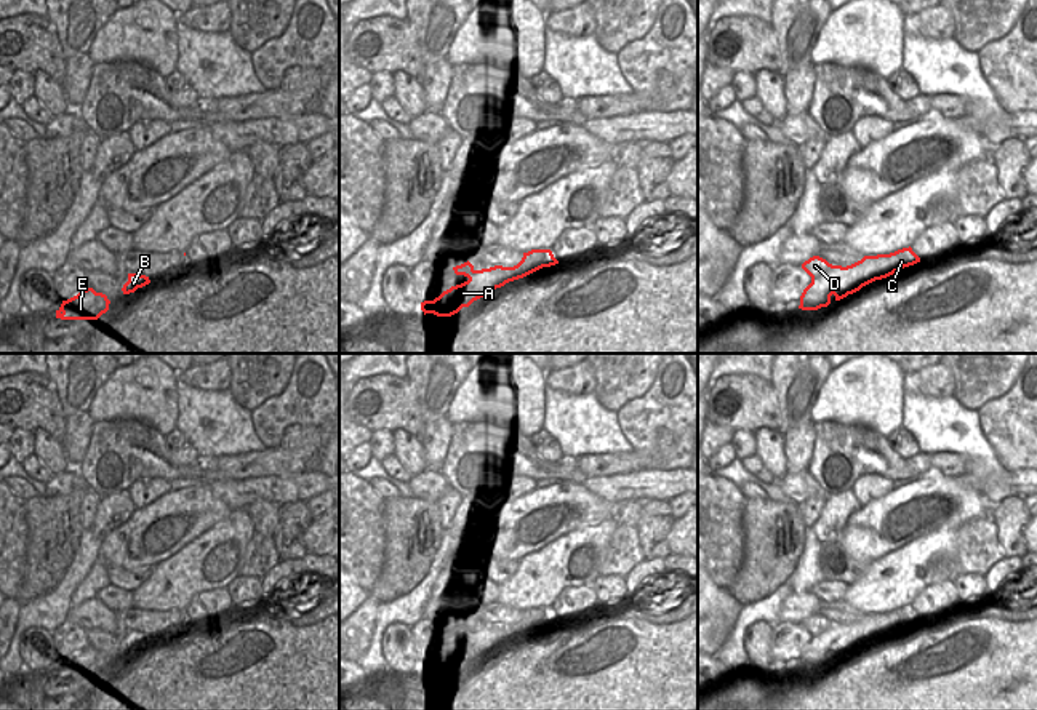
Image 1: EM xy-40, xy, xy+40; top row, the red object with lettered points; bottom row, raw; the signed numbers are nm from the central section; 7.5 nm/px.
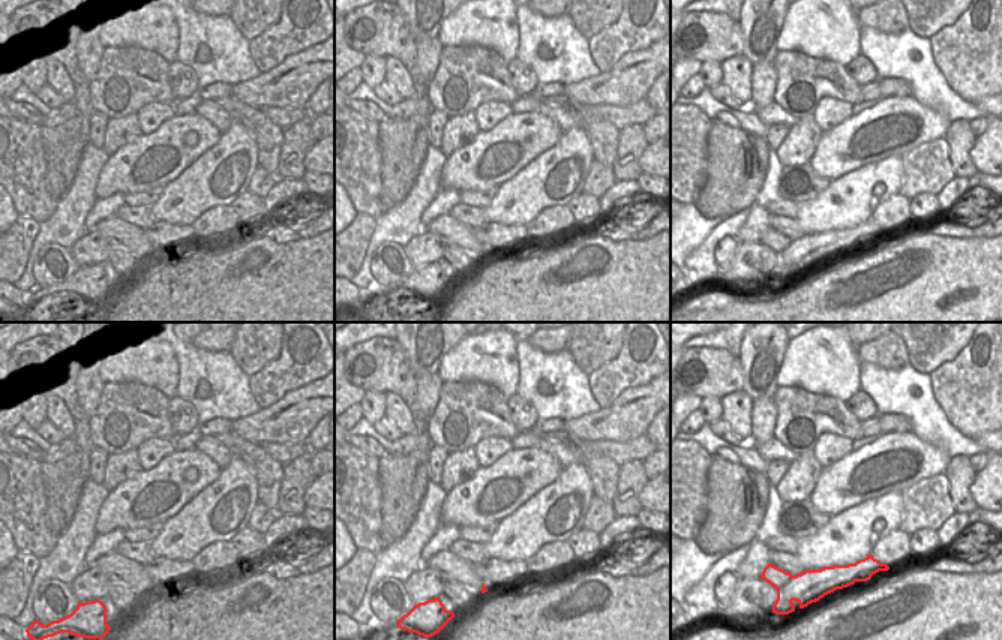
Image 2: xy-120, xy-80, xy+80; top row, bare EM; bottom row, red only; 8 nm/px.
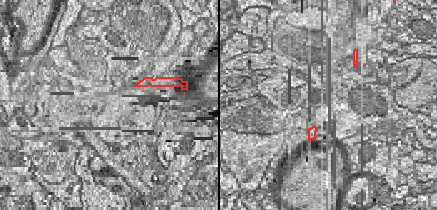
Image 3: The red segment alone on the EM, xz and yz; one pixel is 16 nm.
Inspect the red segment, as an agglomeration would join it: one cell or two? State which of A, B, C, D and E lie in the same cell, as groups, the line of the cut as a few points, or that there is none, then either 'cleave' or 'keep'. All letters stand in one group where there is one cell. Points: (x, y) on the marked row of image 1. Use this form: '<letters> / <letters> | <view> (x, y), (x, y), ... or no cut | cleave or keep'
A B C E / D | xy+40 (834, 266), (812, 279) | cleave

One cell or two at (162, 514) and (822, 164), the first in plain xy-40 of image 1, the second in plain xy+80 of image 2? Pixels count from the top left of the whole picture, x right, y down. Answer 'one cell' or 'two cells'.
one cell

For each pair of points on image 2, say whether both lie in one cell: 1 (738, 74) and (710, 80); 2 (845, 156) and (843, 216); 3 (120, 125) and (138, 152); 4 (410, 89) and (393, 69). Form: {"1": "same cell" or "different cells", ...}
{"1": "different cells", "2": "different cells", "3": "different cells", "4": "same cell"}

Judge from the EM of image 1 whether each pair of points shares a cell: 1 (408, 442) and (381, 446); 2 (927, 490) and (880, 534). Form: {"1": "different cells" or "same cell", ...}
{"1": "different cells", "2": "same cell"}

